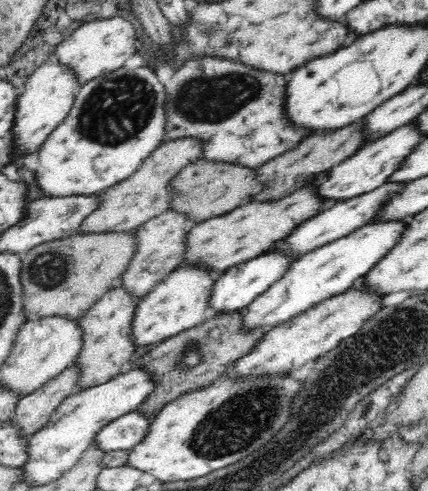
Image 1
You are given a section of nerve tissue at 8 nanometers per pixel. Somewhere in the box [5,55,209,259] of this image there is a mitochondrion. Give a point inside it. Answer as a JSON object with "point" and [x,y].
{"point":[118,109]}

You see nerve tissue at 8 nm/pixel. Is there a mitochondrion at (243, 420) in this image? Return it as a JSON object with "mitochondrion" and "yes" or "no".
{"mitochondrion":"yes"}

